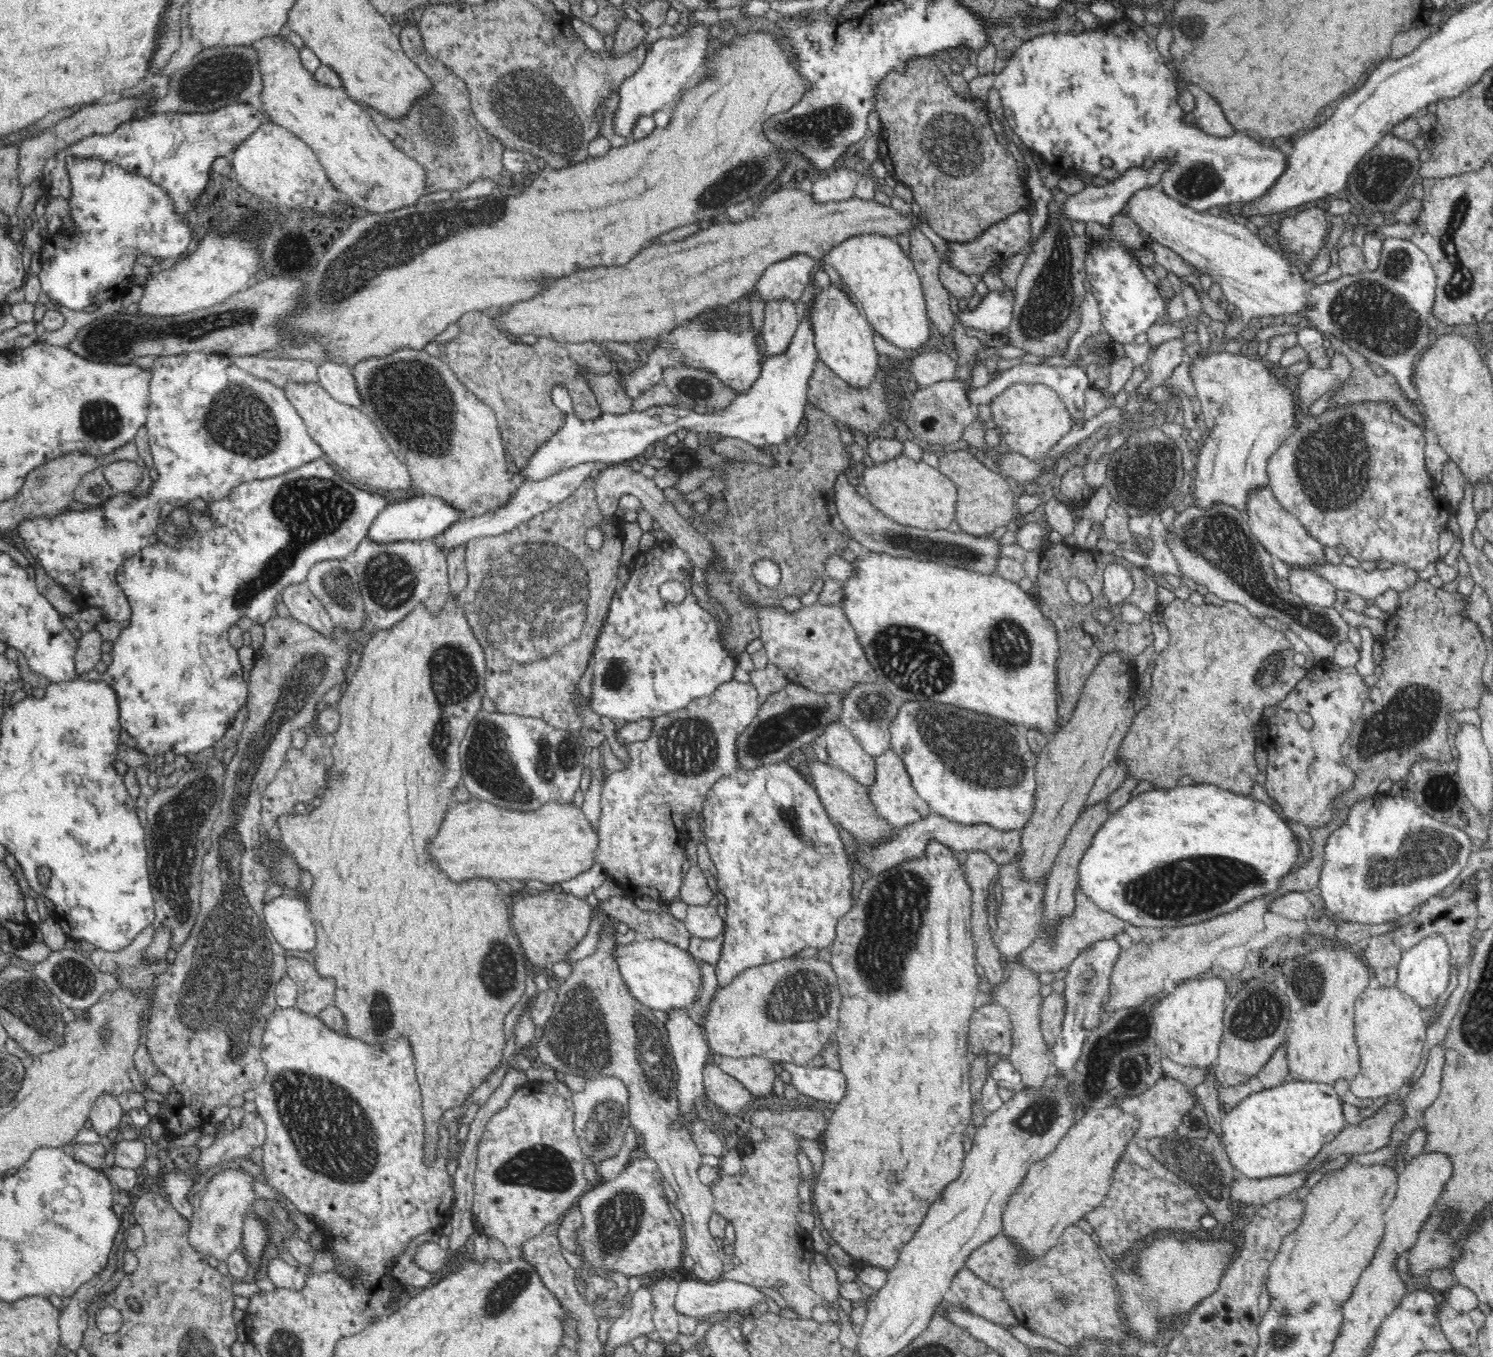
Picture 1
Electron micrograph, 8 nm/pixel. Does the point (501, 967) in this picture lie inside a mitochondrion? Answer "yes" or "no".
yes

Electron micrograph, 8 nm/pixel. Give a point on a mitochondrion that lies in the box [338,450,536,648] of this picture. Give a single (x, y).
(391, 582)

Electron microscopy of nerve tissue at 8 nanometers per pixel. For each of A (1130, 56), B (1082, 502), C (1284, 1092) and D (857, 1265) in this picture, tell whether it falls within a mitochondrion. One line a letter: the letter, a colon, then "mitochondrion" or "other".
A: other
B: other
C: other
D: other

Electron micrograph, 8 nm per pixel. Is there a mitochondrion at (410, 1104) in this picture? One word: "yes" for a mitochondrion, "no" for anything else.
no

